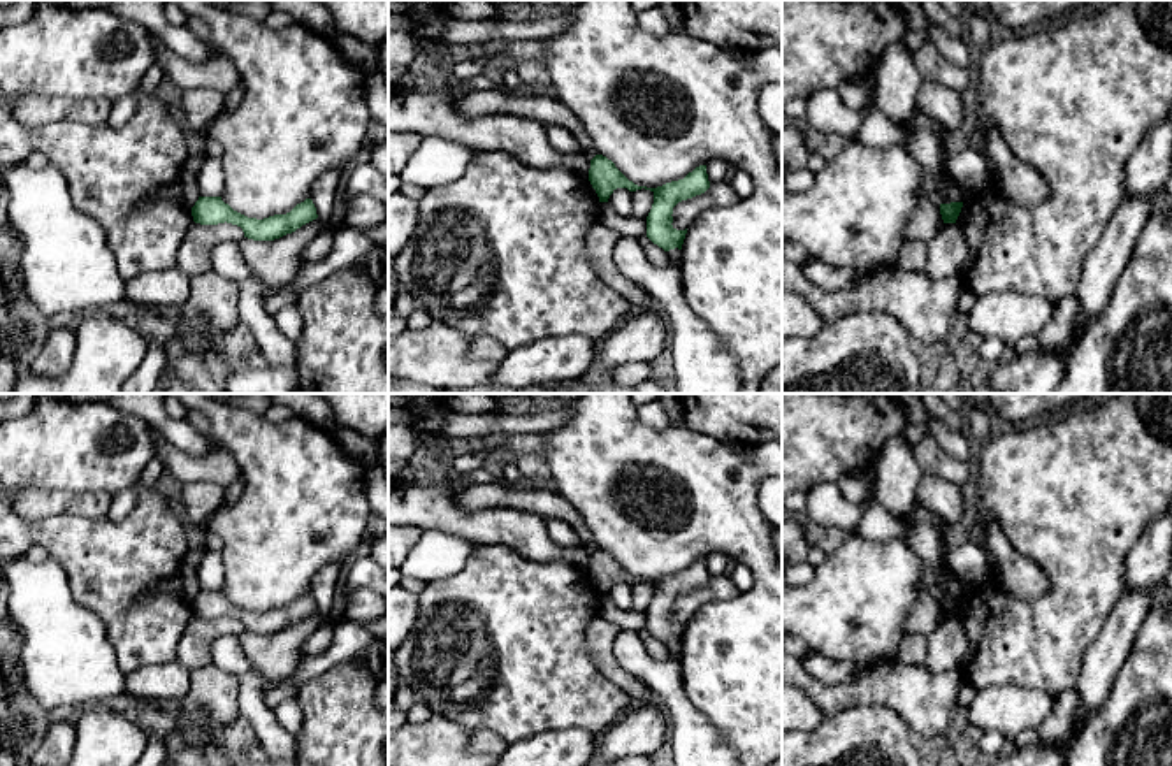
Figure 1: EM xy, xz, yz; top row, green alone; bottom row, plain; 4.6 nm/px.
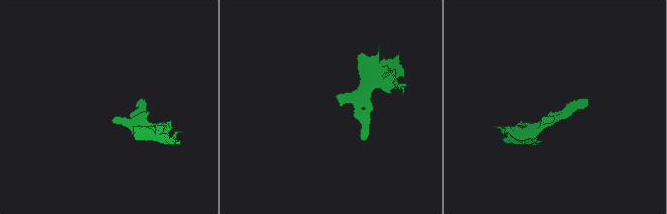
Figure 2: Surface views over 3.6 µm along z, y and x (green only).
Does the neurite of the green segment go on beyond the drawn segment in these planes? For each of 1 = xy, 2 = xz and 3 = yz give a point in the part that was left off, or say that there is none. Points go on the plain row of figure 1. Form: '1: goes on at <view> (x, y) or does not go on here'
1: does not go on here
2: does not go on here
3: does not go on here

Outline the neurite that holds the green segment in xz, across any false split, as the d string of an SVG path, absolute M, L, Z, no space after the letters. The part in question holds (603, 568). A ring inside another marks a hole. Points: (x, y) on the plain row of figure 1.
M596 548L590 553L590 562L589 562L589 574L592 578L592 582L596 583L599 596L608 596L610 589L617 583L617 582L627 582L629 585L636 585L636 583L650 583L654 587L654 597L652 603L647 610L647 631L657 638L659 641L662 641L664 645L669 643L682 643L685 627L685 624L676 624L671 617L673 617L673 601L687 592L692 592L696 589L705 587L710 582L710 574L708 574L708 567L706 567L706 559L699 559L696 560L692 566L689 566L684 573L678 574L671 574L666 576L662 580L657 582L647 582L647 580L638 580L633 574L629 574L617 560L611 553L608 553L603 548Z

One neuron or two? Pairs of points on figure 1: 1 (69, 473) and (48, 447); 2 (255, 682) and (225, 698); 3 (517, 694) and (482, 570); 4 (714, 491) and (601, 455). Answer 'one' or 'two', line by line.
1: one
2: two
3: one
4: one

